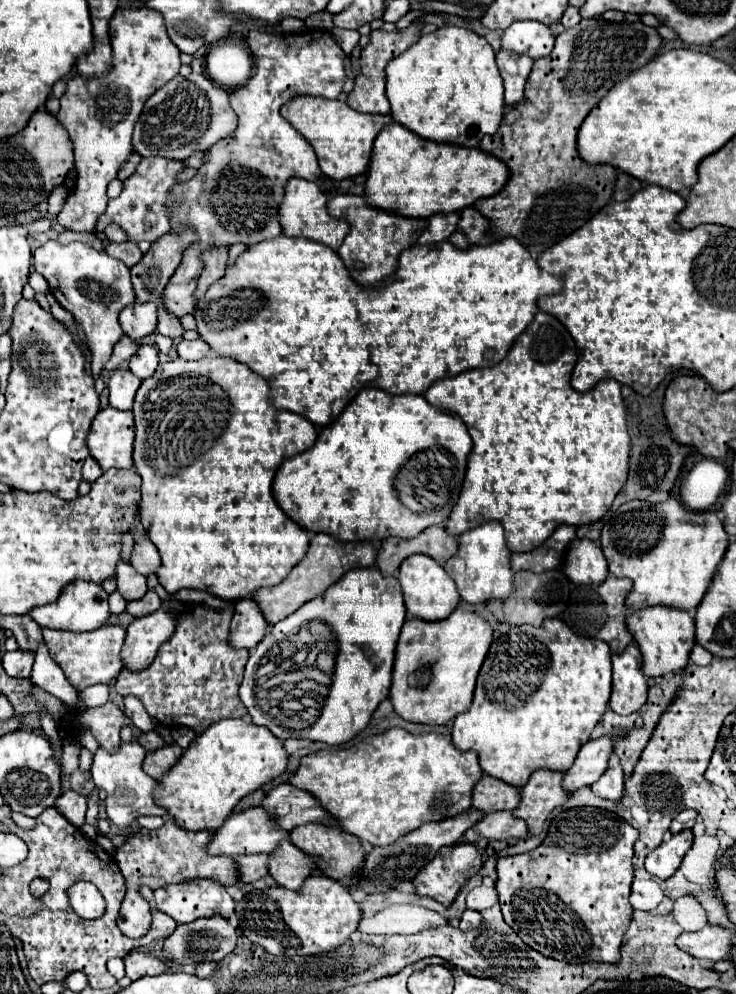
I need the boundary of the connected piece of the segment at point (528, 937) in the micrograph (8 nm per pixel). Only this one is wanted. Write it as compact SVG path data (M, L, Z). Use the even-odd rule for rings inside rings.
M576 807L562 811L552 819L548 835L540 847L530 853L498 859L496 891L500 897L504 921L528 947L536 949L544 957L558 961L564 959L576 965L590 961L618 963L622 937L632 919L632 905L628 897L634 875L632 859L636 839L638 829L634 829L616 813L598 807Z

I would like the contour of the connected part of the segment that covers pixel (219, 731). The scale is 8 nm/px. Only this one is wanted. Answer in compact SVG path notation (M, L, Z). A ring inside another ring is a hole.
M224 719L190 743L180 761L176 761L176 767L160 781L156 801L168 811L178 827L190 831L216 831L242 797L284 773L286 765L288 755L282 741L266 727L258 727L246 719Z

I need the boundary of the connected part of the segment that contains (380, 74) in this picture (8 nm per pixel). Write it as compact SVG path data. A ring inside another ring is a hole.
M414 21L412 25L400 31L376 29L370 33L370 41L366 47L362 47L362 53L360 53L360 73L354 77L354 89L348 93L348 101L346 101L352 109L362 111L362 113L378 113L378 115L390 113L390 103L386 99L384 69L390 59L398 57L400 53L404 53L410 45L414 45L420 39L420 31L422 31L422 21Z

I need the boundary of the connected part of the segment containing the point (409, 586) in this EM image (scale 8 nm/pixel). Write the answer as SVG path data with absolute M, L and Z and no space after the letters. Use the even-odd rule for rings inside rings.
M412 555L408 557L398 571L398 581L402 585L406 611L410 617L418 617L424 621L440 621L446 619L460 603L460 595L452 579L448 579L446 571L428 555Z

